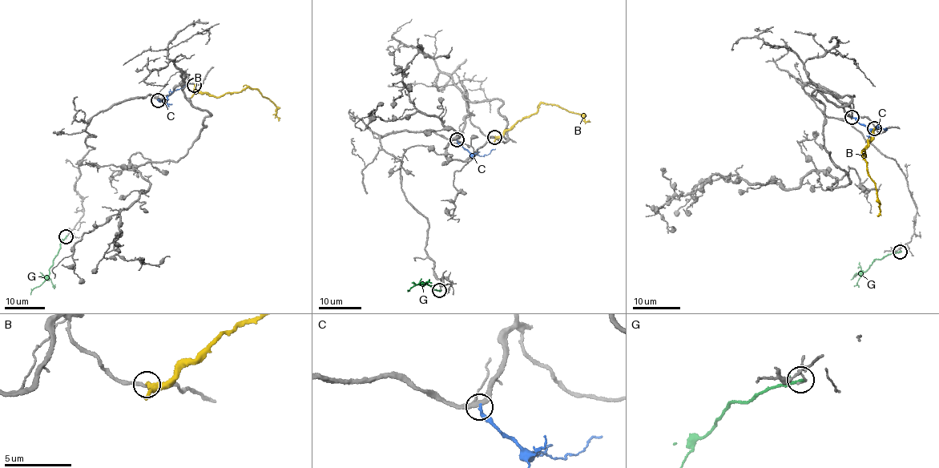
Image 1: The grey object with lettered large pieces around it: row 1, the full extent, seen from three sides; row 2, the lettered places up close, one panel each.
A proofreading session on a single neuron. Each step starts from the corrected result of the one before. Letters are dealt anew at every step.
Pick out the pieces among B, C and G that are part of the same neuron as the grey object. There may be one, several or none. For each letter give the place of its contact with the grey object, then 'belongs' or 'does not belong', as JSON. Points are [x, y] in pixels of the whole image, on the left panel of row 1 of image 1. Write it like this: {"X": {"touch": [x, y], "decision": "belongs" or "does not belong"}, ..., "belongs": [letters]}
{"B": {"touch": [194, 85], "decision": "does not belong"}, "C": {"touch": [158, 100], "decision": "does not belong"}, "G": {"touch": [66, 236], "decision": "does not belong"}, "belongs": []}

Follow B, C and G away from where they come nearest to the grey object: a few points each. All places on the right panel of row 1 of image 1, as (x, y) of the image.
B: (874, 128), (872, 139), (863, 149), (866, 156), (862, 154), (878, 199), (878, 216)
C: (852, 117), (872, 130), (886, 130)
G: (899, 252), (874, 260), (866, 270), (853, 275), (850, 279)

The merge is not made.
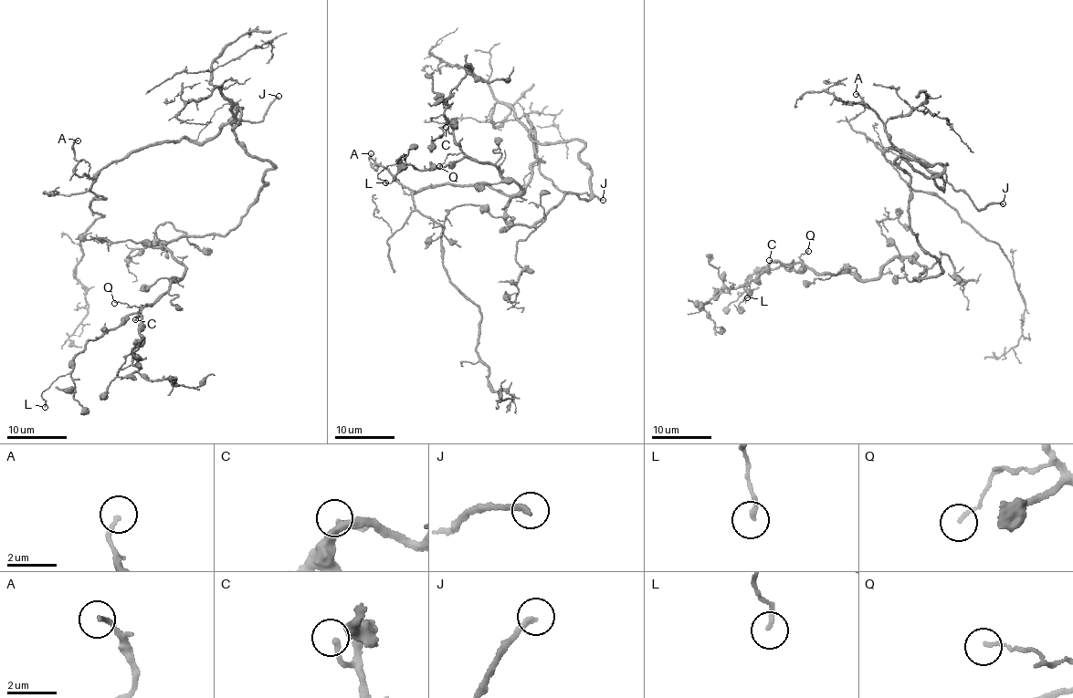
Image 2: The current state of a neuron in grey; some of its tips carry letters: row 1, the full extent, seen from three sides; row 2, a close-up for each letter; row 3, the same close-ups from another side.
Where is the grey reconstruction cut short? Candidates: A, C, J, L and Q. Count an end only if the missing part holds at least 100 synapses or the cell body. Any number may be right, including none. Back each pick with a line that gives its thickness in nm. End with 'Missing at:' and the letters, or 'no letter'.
J: Thickness 240 nm
Missing at: J

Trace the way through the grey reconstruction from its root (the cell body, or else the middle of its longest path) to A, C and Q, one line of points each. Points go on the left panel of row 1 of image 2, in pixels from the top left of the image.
A: (238, 125), (241, 109), (225, 104), (195, 140), (142, 146), (92, 178), (75, 172), (78, 140)
C: (238, 125), (235, 141), (275, 167), (267, 183), (225, 234), (162, 244), (186, 269), (135, 319)
Q: (238, 125), (235, 141), (275, 167), (258, 199), (223, 235), (162, 244), (186, 269), (153, 302), (114, 303)

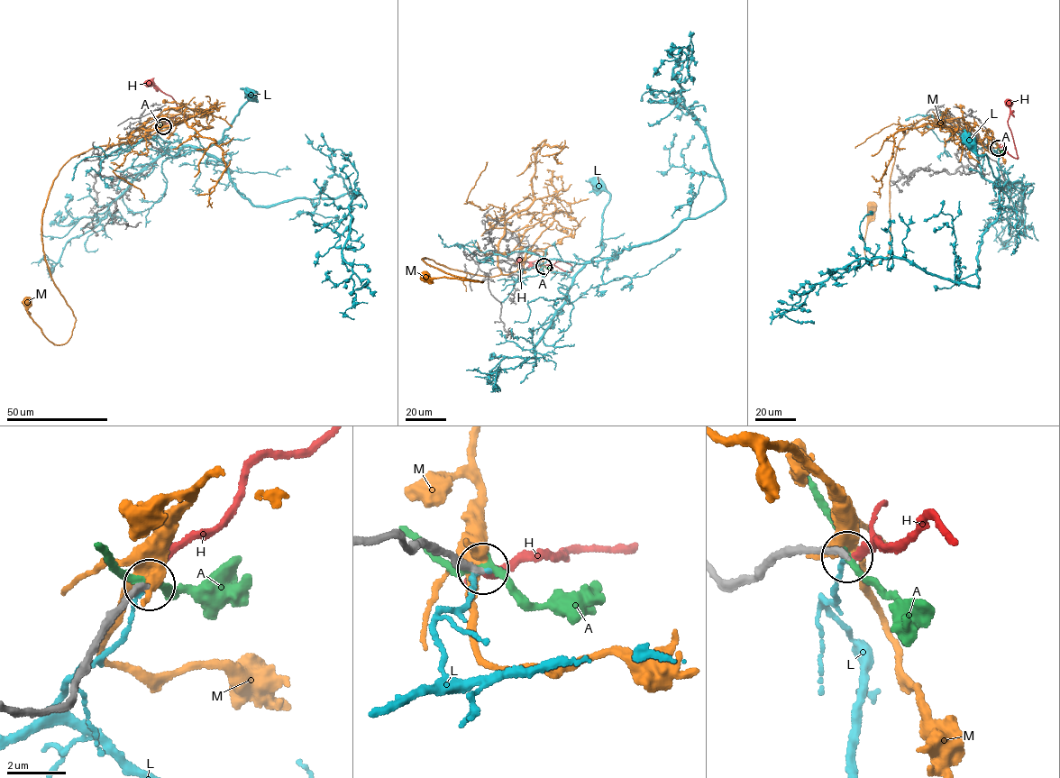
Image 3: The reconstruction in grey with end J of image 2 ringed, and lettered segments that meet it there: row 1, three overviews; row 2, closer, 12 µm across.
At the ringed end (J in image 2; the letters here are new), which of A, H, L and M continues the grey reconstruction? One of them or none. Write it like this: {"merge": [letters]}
{"merge": ["H"]}

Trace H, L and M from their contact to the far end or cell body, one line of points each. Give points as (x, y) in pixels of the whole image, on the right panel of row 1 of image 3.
H: (998, 148), (1006, 146), (1009, 155), (1018, 157), (1008, 124), (1008, 102)
L: (998, 148), (999, 165), (1009, 179), (1000, 190), (1000, 179), (993, 175), (988, 157), (976, 153), (972, 141)
M: (998, 148), (947, 115), (910, 127), (890, 178), (889, 254), (874, 265), (871, 205)

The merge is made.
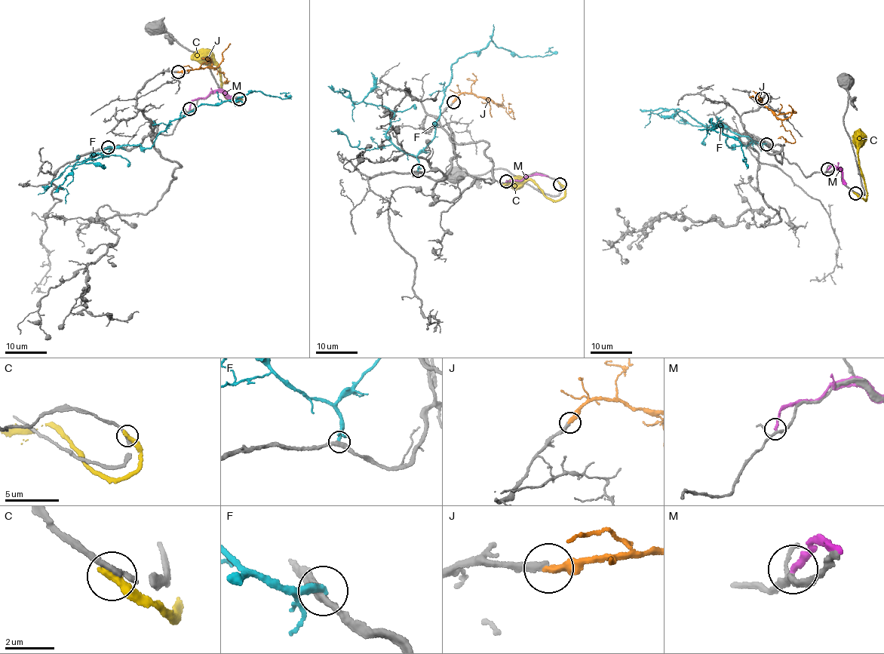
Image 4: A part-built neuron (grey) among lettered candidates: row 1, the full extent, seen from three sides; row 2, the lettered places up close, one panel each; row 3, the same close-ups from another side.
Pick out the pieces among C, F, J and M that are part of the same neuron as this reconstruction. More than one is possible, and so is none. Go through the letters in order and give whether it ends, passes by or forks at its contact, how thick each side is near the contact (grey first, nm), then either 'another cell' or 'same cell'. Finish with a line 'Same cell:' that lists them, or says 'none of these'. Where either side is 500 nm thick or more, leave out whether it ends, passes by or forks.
C: it ends; calibres 360 and 400 nm; another cell
F: it ends; calibres 340 and 320 nm; another cell
J: it ends; calibres 320 and 360 nm; same cell
M: it ends; calibres 200 and 240 nm; another cell
Same cell: J

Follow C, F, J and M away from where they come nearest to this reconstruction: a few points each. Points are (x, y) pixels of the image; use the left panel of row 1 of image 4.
C: (239, 99), (236, 101), (229, 99), (222, 90), (219, 69), (216, 65), (201, 64), (191, 56)
F: (108, 146), (140, 144), (145, 149), (171, 121), (201, 105), (234, 101), (253, 91), (286, 97), (280, 92)
J: (178, 72), (216, 68), (223, 72), (227, 83)
M: (189, 109), (192, 101), (213, 93), (224, 91), (231, 97)

